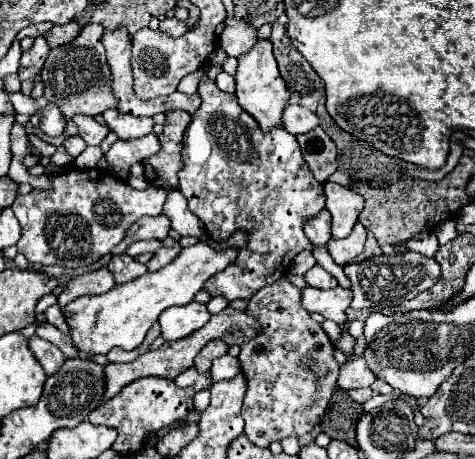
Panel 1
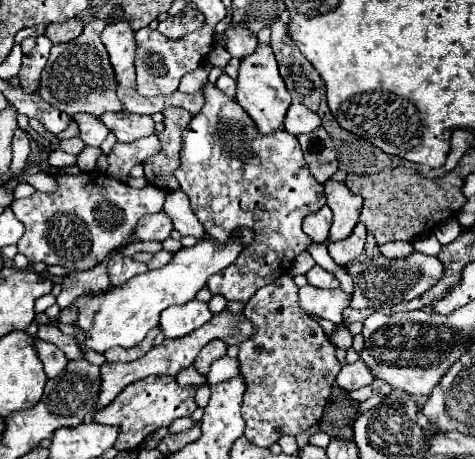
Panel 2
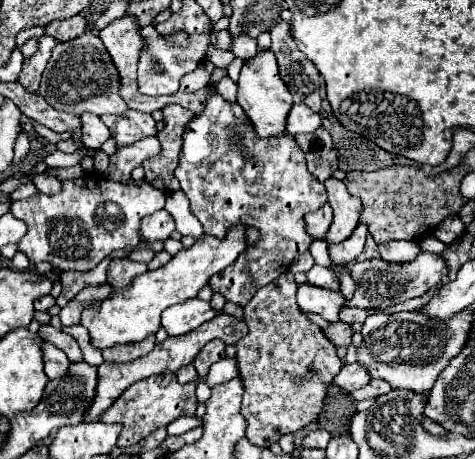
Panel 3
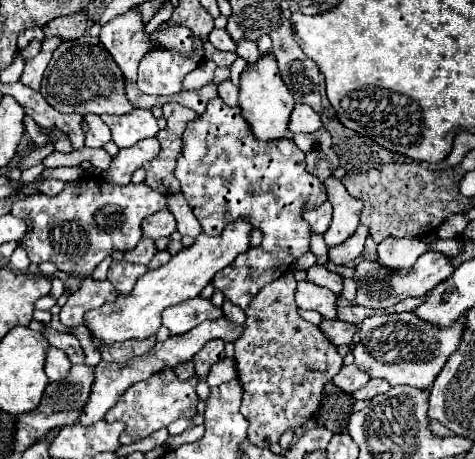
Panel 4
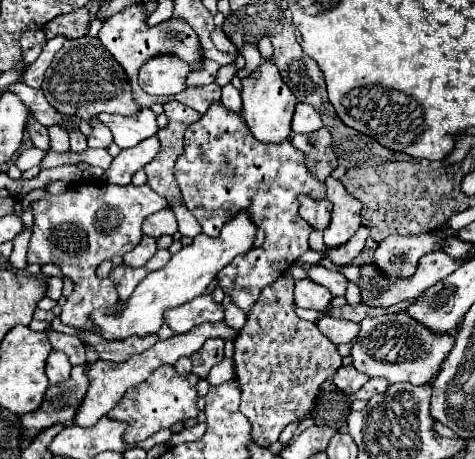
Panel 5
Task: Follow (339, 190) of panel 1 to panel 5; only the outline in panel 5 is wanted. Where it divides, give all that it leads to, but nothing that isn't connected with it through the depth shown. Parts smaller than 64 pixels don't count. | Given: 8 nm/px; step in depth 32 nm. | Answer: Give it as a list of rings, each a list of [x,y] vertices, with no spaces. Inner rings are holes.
[[[326,178],[326,198],[332,202],[332,220],[324,230],[326,248],[336,248],[348,242],[360,228],[360,208],[362,204],[344,192],[340,180]]]

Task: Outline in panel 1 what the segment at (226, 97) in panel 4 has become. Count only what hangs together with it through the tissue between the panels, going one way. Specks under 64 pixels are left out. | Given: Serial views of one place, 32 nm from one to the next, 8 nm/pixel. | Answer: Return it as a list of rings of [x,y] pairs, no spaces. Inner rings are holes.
[[[220,72],[218,78],[216,78],[216,84],[218,84],[218,88],[220,88],[222,92],[226,92],[226,94],[234,94],[234,78],[232,78],[230,74]]]

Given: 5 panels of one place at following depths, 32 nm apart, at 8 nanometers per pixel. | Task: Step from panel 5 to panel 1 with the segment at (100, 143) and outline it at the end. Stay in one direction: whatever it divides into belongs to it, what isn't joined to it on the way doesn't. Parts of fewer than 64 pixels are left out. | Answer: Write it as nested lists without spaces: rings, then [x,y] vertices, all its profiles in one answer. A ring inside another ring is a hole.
[[[78,114],[72,118],[72,122],[78,126],[78,136],[88,144],[88,146],[100,146],[100,142],[106,138],[108,128],[100,122],[96,122],[92,116]]]

